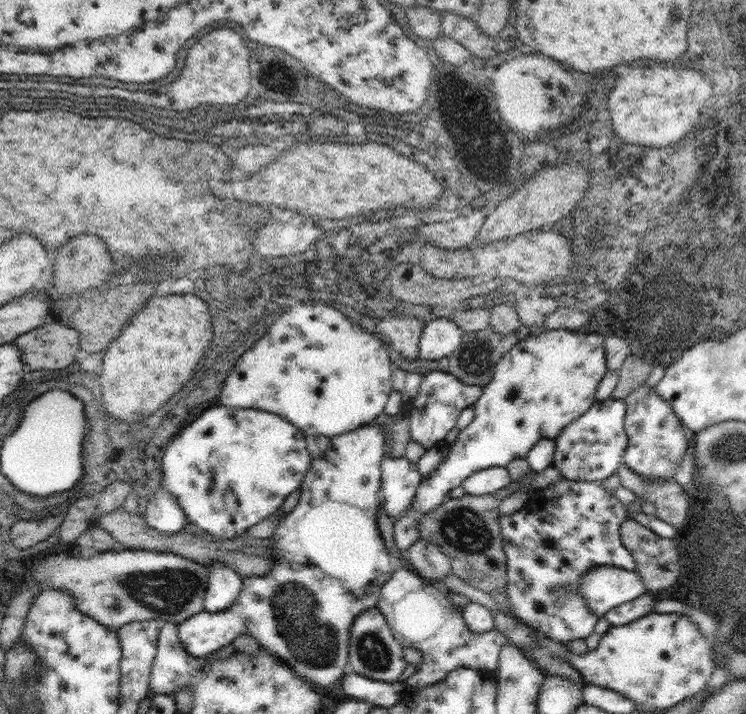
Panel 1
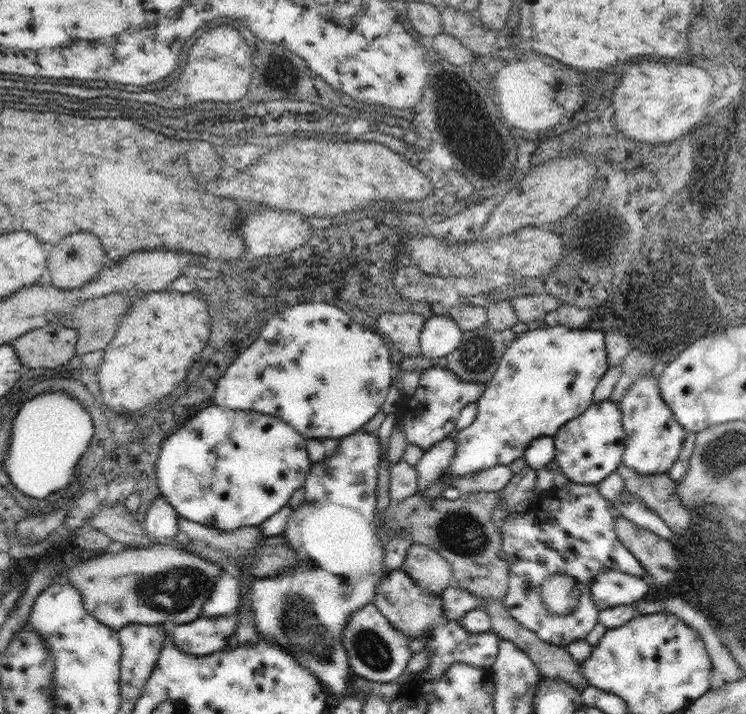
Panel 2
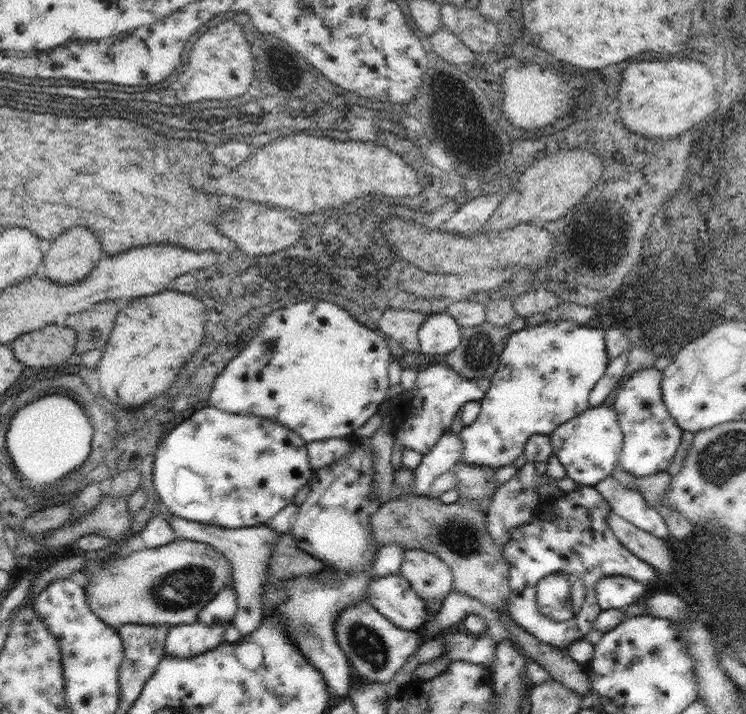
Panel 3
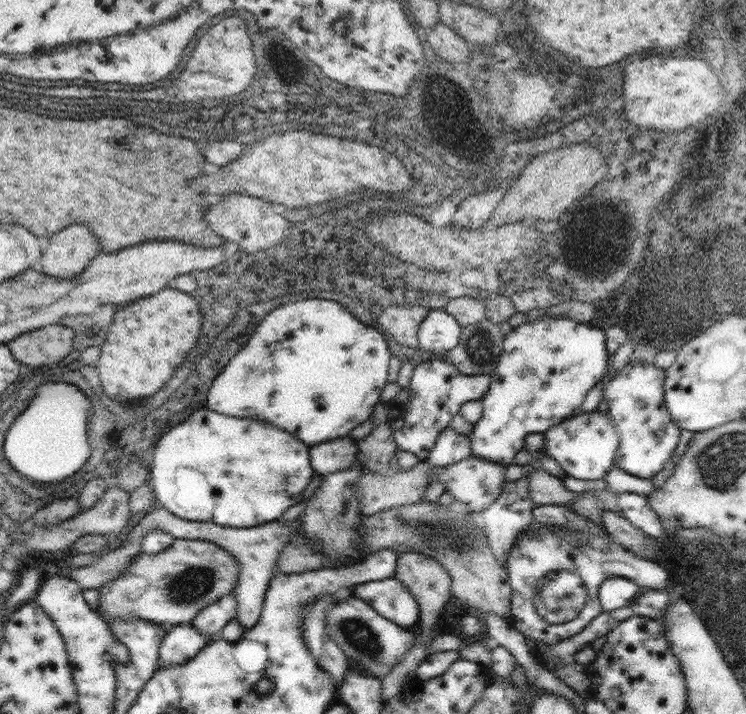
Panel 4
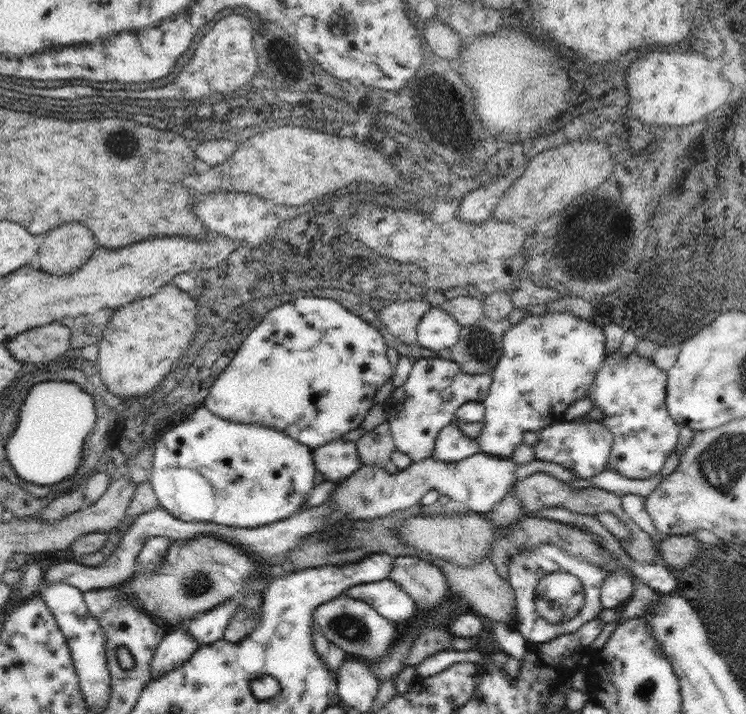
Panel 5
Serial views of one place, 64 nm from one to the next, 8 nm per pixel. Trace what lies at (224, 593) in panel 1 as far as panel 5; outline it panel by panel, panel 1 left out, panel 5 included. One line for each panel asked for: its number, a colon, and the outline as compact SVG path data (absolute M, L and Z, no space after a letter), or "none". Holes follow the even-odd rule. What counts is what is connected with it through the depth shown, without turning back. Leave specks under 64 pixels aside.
2: M227 572L221 574L213 592L203 604L203 616L217 618L217 616L233 616L239 610L241 596L239 596L239 580L229 576Z
3: M233 584L223 586L221 592L217 592L211 602L205 604L205 608L199 612L197 622L203 622L205 626L217 626L217 624L229 624L237 612L237 596L233 590Z
4: M227 594L227 596L221 596L217 602L209 604L205 610L201 610L191 626L201 632L201 634L207 634L209 638L213 638L213 642L217 638L221 638L221 630L237 616L237 600L233 594Z
5: M237 598L225 600L223 604L217 604L211 610L205 610L203 614L195 614L193 620L189 620L189 634L197 640L199 648L217 640L223 640L225 628L229 620L235 616L237 610Z

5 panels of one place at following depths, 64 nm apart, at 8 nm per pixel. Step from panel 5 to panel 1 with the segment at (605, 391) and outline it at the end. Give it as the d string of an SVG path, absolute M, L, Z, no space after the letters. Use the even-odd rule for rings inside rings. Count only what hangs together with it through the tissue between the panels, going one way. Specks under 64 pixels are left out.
M647 382L639 384L625 400L625 418L623 428L629 438L625 450L625 464L635 474L649 478L649 480L673 480L673 474L687 450L685 426L673 412L671 404L665 402L653 386Z

